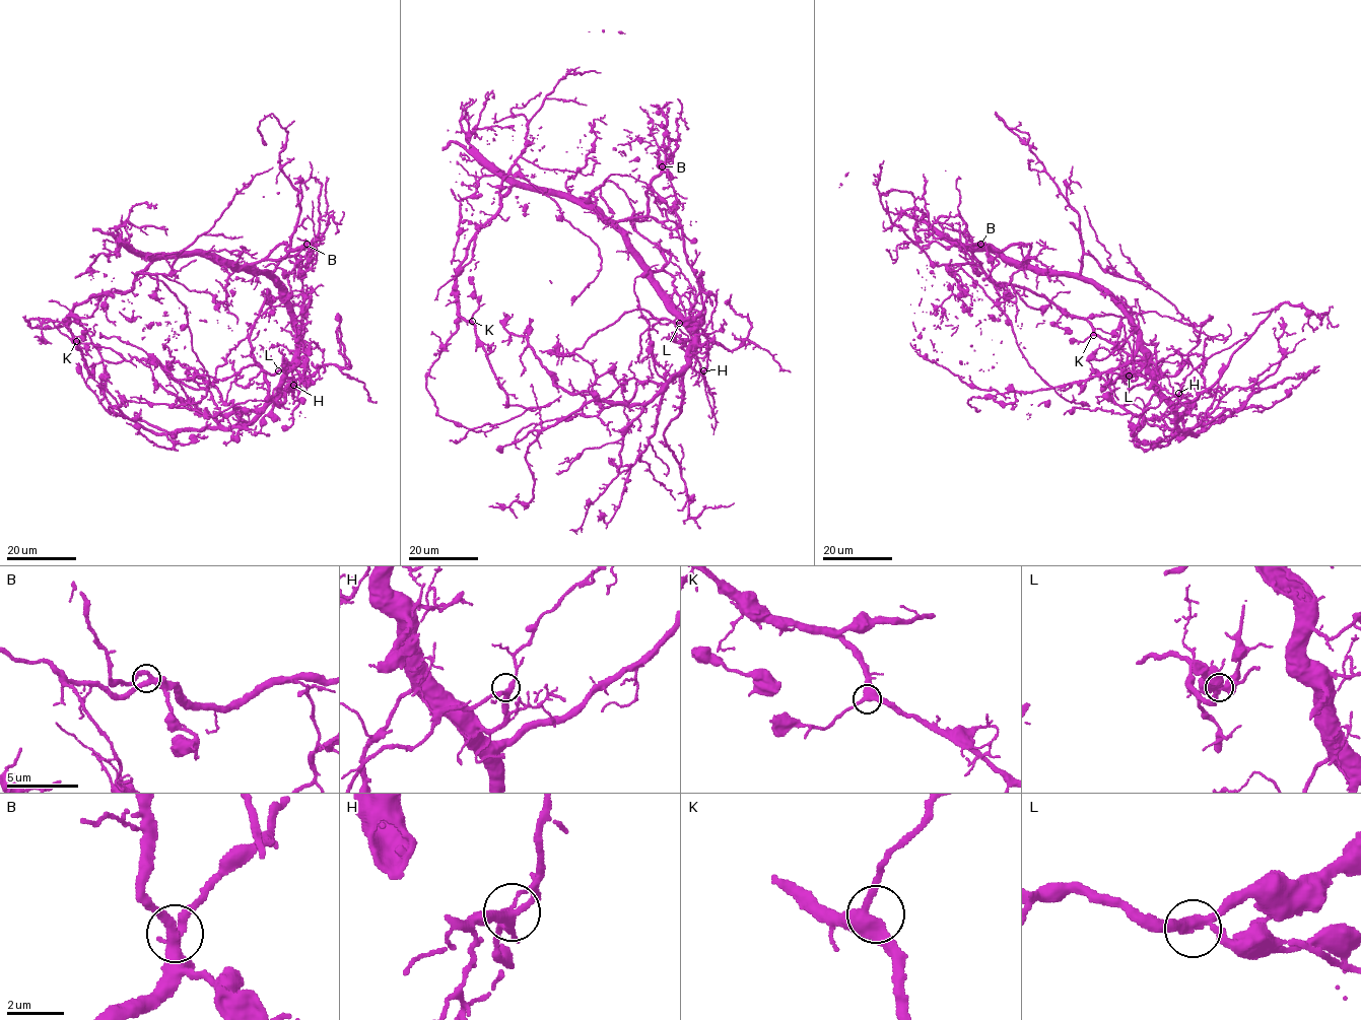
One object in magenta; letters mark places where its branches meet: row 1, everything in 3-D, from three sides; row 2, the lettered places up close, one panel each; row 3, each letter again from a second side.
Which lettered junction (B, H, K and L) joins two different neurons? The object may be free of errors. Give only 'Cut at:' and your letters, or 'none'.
Cut at: L

